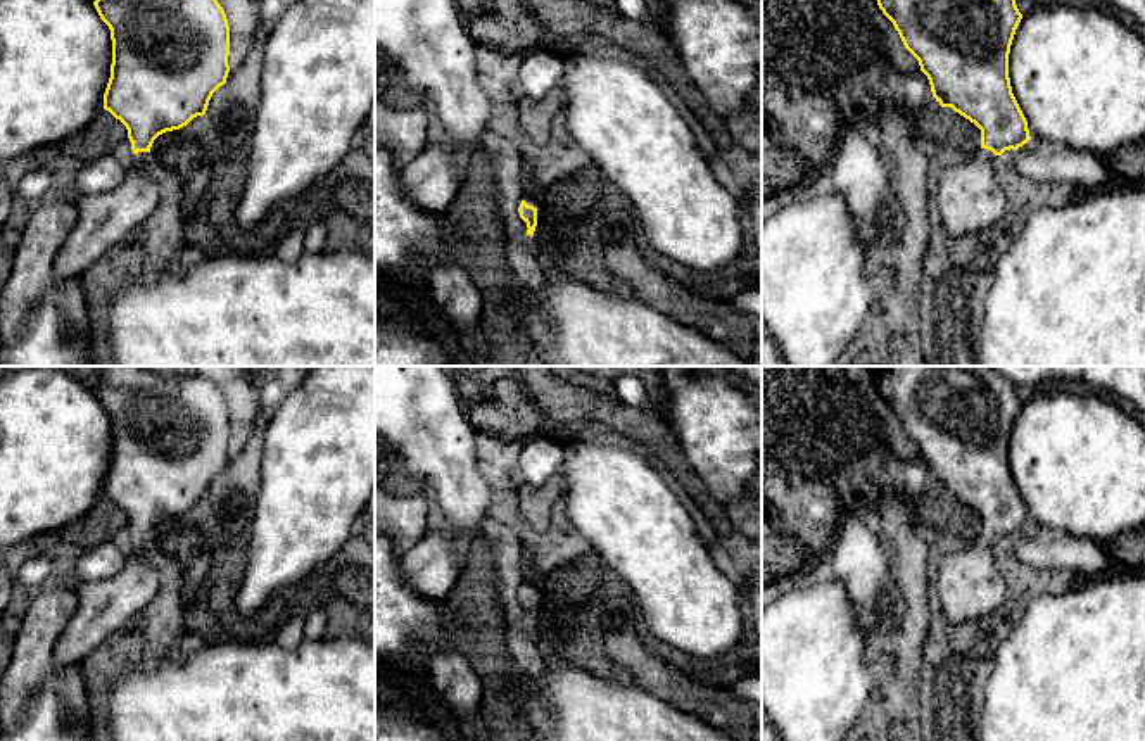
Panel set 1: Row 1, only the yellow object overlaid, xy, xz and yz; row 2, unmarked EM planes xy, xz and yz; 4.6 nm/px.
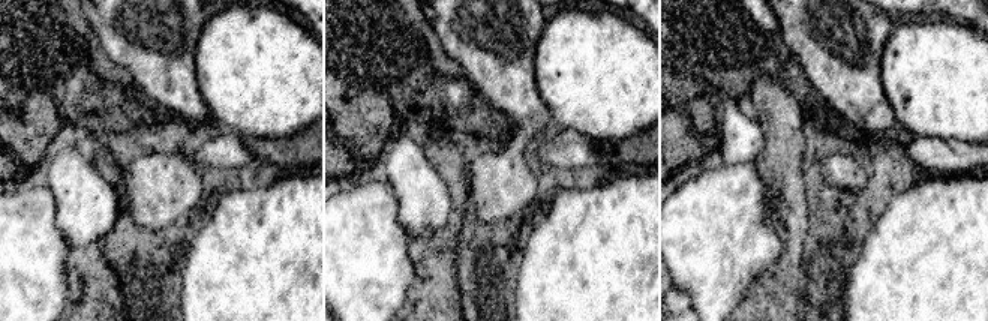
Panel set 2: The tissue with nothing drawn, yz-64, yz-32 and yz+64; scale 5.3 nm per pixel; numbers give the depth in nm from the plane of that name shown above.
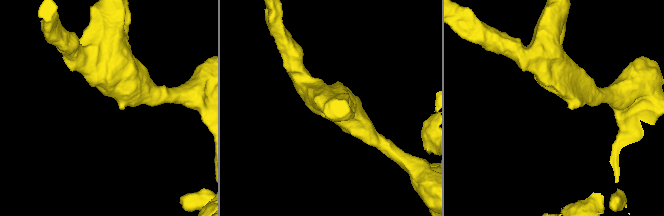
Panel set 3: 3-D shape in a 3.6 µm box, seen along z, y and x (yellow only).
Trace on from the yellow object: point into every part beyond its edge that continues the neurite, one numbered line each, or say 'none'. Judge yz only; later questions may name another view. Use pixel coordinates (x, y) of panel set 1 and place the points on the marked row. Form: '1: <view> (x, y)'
1: yz (969, 199)

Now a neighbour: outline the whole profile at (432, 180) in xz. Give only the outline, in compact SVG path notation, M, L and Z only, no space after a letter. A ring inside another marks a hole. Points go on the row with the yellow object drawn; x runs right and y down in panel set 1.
M433 131L427 147L401 169L404 195L430 212L446 212L454 202L461 183L461 161L440 135Z

